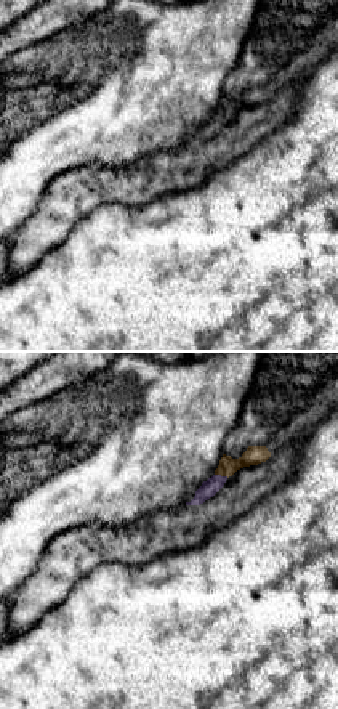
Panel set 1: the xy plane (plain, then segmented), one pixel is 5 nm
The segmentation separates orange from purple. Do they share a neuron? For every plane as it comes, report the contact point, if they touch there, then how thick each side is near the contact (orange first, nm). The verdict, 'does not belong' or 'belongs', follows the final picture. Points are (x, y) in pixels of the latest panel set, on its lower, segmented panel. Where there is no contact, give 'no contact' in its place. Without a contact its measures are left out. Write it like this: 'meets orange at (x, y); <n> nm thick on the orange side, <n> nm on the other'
meets orange at (221, 475); 100 nm thick on the orange side, 90 nm on the other

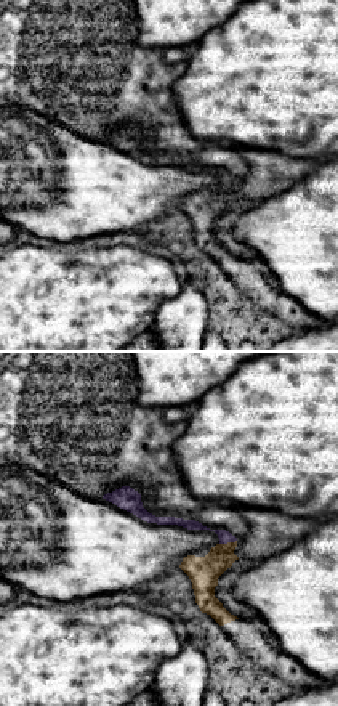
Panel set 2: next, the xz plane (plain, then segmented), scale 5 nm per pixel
meets orange at (228, 543); 160 nm thick on the orange side, 70 nm on the other

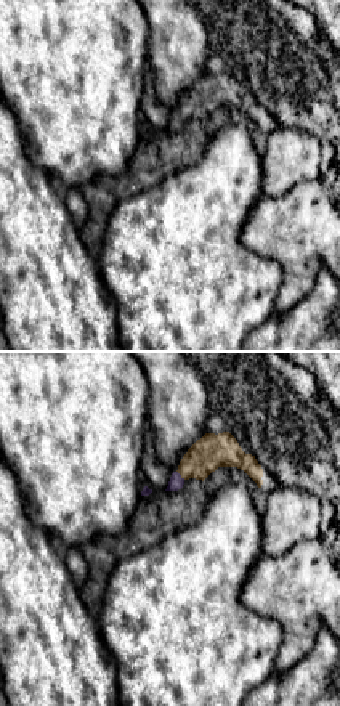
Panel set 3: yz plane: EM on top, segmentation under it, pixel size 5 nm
meets orange at (182, 475); 170 nm thick on the orange side, 70 nm on the other

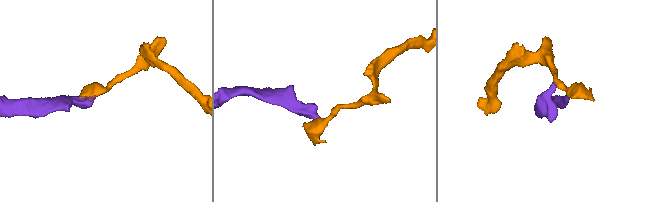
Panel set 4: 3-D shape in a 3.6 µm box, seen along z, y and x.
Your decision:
belongs

